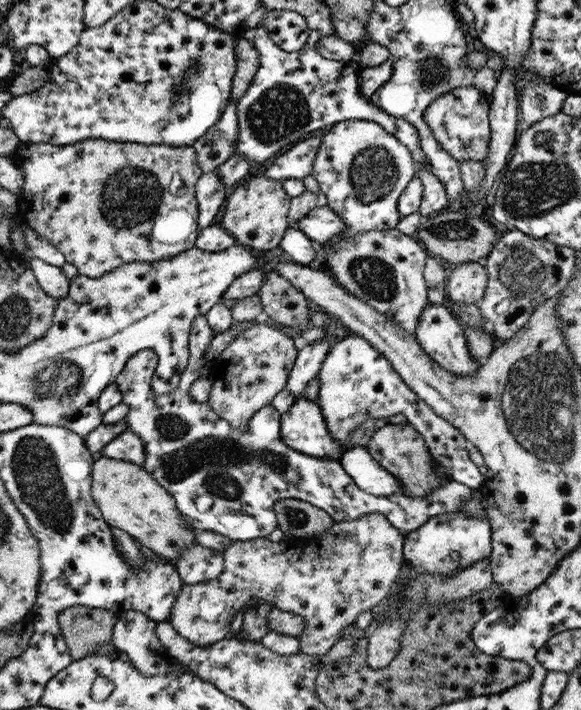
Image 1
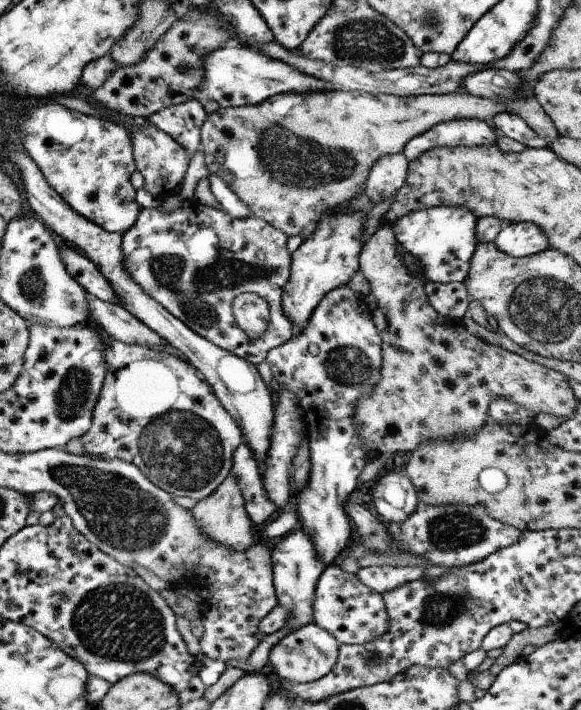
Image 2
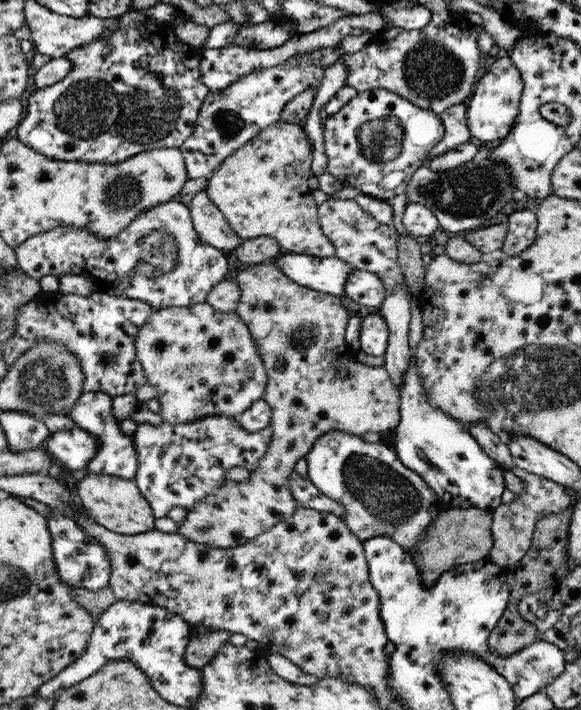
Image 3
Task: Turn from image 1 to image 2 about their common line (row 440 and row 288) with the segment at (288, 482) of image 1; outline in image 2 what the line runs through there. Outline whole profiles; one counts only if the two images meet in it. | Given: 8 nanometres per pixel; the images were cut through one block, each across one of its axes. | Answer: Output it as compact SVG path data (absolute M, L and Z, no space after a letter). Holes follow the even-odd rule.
M186 200L184 206L162 212L159 208L142 209L136 223L123 234L122 252L124 268L130 278L154 298L167 312L188 326L199 336L227 352L256 366L266 361L272 348L286 344L294 337L294 326L284 316L282 292L290 279L291 254L287 248L288 237L256 216L234 218L222 210L205 206L197 200ZM241 293L260 296L270 311L270 321L264 336L250 340L248 334L236 324L232 311L232 300Z

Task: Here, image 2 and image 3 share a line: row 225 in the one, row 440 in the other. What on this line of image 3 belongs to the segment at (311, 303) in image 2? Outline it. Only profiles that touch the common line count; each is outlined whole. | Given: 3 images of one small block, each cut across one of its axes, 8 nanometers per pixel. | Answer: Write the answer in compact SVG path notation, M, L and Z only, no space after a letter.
M331 431L323 435L312 446L306 457L308 478L327 498L339 503L345 511L346 526L358 537L358 540L370 540L372 536L392 538L396 544L411 551L420 540L424 540L424 532L434 522L434 518L446 510L444 502L432 491L432 487L416 472L409 470L399 459L396 450L390 444L382 442L370 444L362 436Z

